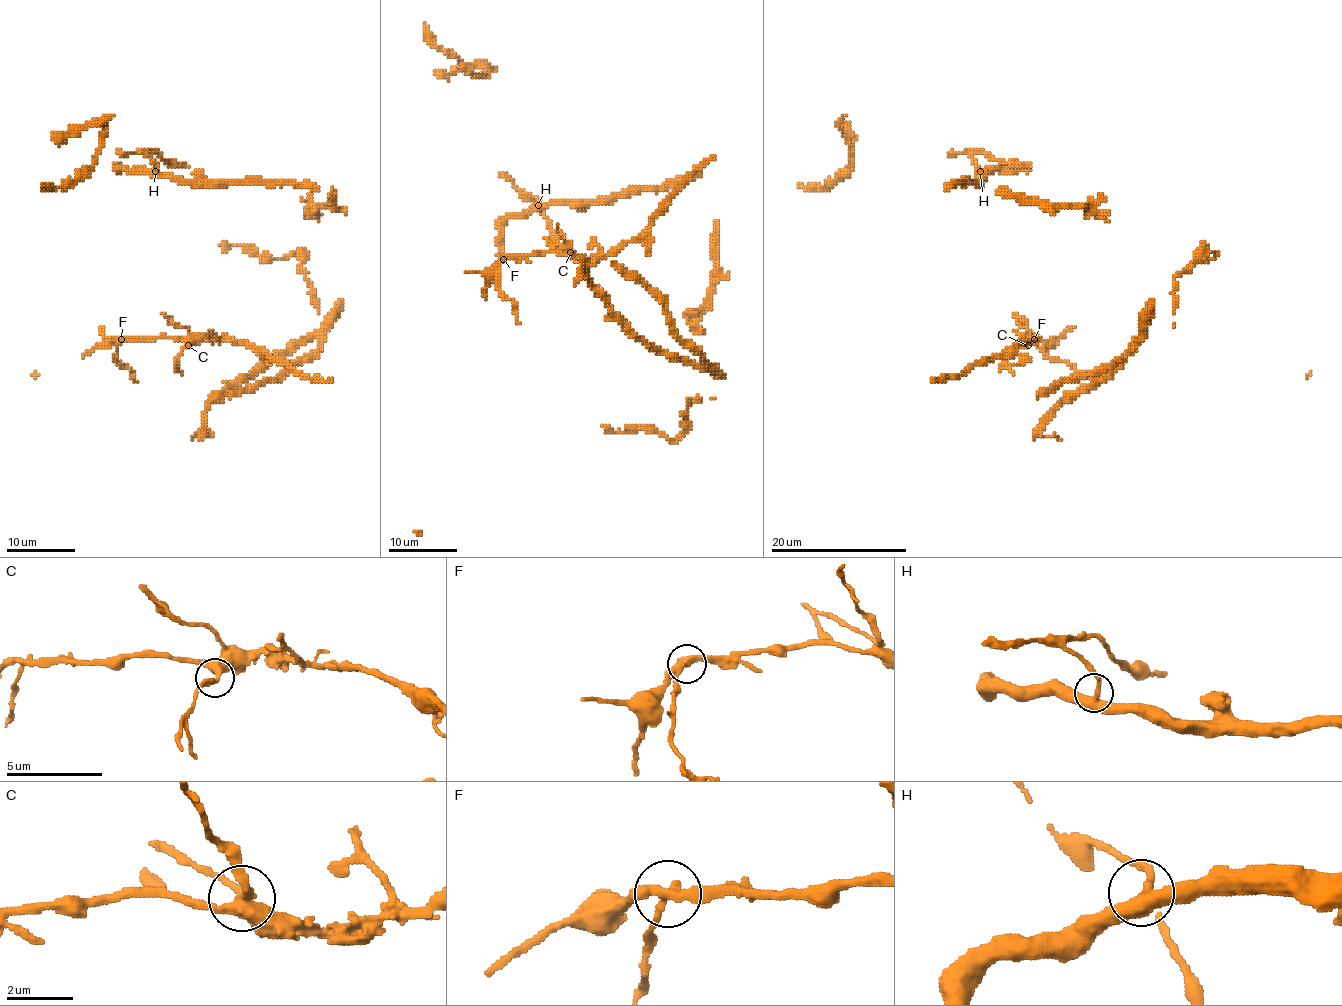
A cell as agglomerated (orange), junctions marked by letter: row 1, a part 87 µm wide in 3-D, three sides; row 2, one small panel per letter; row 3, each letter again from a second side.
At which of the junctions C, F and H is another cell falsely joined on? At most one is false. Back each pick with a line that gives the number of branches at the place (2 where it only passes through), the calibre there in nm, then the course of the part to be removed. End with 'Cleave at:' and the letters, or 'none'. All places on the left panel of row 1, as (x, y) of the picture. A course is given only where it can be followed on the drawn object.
F: 3 branches meet; 280 nm thick; foreign part runs (121, 340), (116, 360), (131, 371), (137, 382)
Cleave at: F

